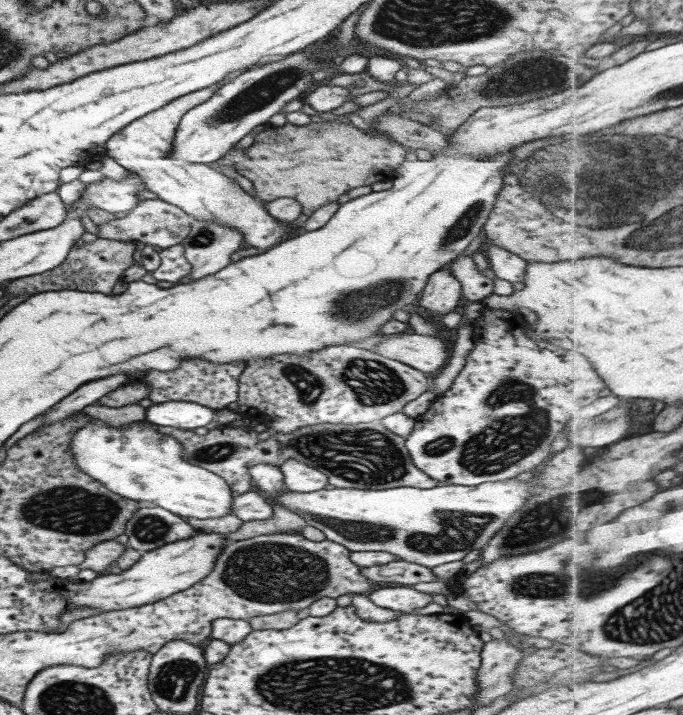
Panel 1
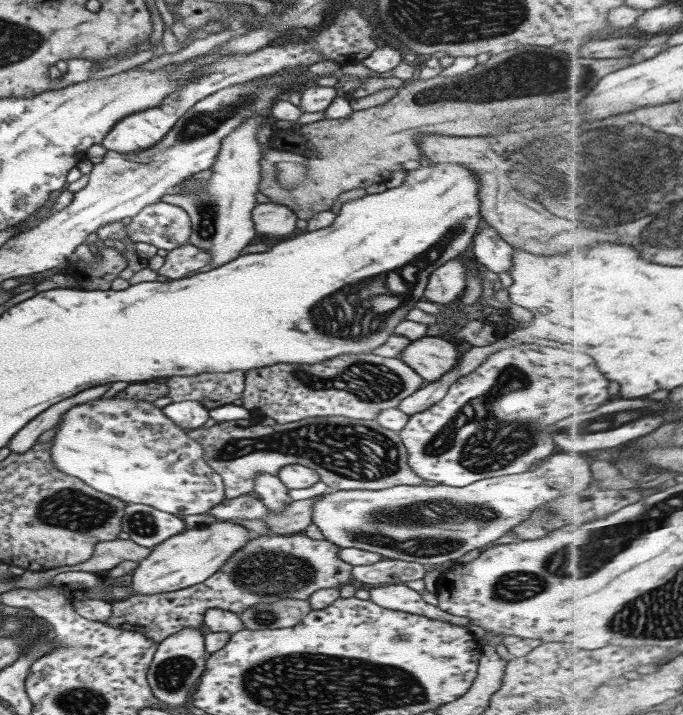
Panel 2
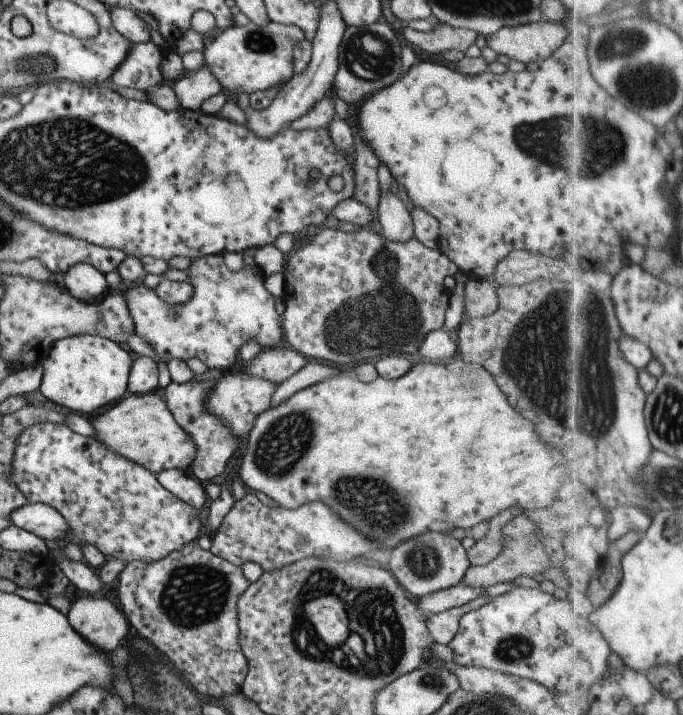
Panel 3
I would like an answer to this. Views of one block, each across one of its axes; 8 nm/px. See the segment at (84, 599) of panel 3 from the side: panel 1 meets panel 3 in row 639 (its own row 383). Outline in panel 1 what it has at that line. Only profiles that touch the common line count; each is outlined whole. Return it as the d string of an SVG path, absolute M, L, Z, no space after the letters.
M117 373L105 376L105 378L97 378L97 380L93 379L91 382L85 382L72 393L63 397L57 404L51 406L49 410L47 409L47 414L45 414L41 425L47 425L51 421L62 420L72 416L82 408L85 408L85 406L89 406L89 404L101 398L101 396L131 380L127 373Z

